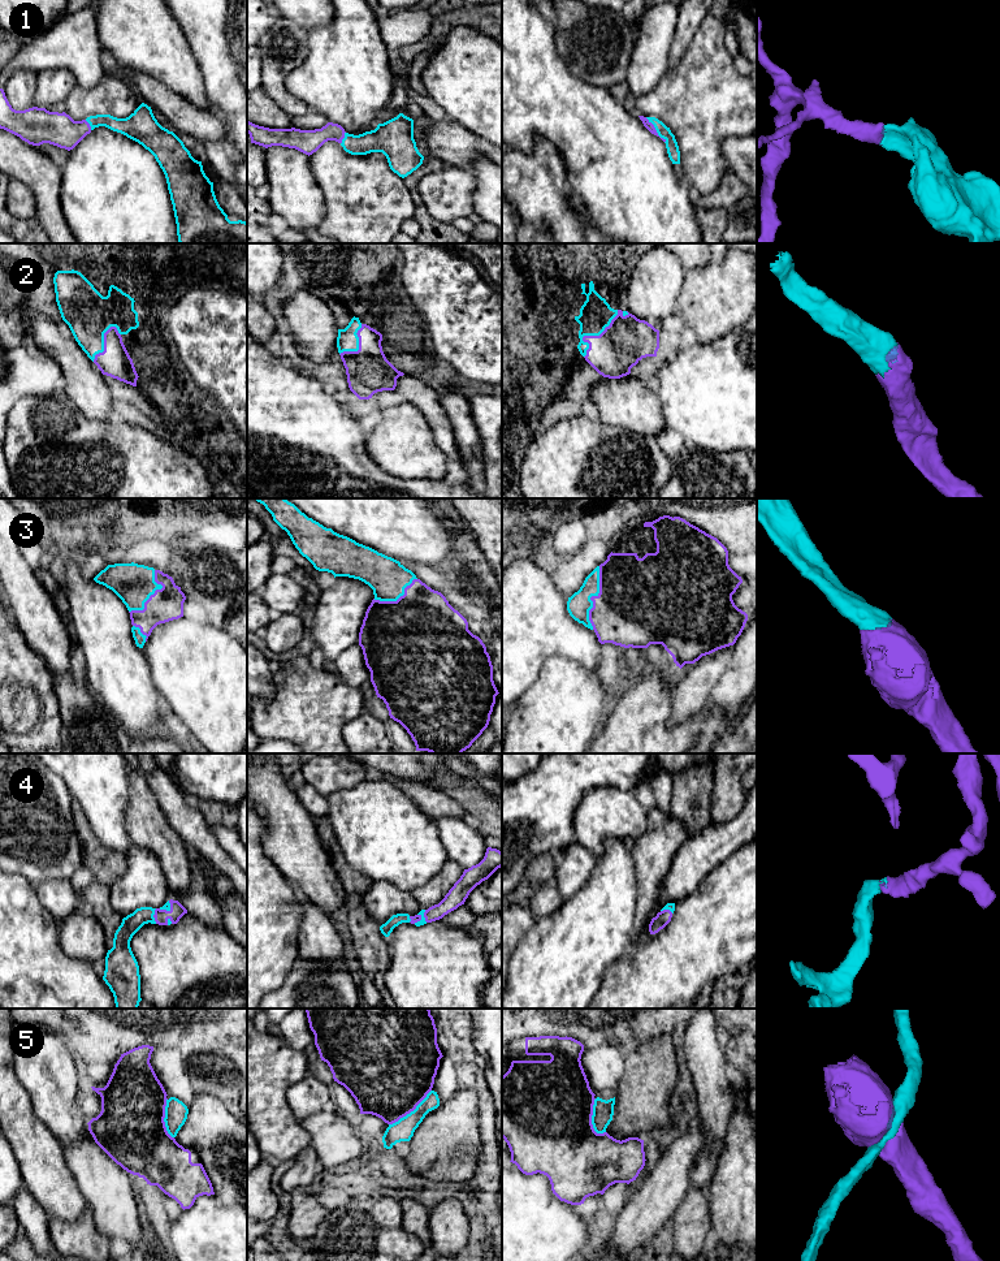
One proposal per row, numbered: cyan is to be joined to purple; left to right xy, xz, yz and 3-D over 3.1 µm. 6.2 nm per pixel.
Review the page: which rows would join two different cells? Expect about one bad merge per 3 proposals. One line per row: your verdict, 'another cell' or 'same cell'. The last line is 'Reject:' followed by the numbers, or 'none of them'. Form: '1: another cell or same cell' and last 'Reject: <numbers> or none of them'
1: same cell
2: same cell
3: same cell
4: same cell
5: another cell
Reject: 5

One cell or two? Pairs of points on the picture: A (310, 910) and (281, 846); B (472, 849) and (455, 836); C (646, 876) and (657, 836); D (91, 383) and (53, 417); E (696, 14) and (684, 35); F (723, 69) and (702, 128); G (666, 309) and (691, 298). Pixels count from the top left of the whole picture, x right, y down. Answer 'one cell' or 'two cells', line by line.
A: one cell
B: one cell
C: one cell
D: two cells
E: one cell
F: one cell
G: two cells

